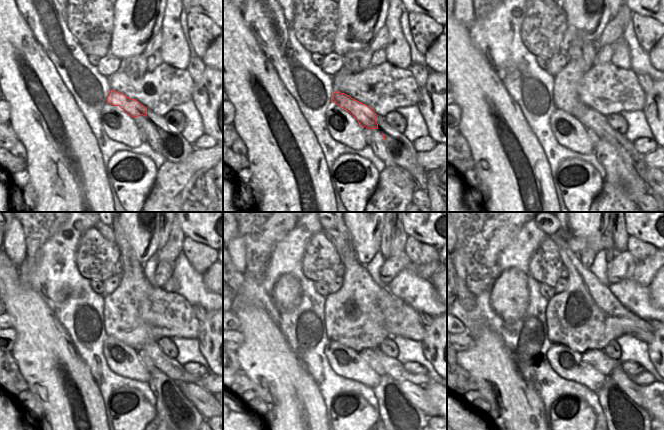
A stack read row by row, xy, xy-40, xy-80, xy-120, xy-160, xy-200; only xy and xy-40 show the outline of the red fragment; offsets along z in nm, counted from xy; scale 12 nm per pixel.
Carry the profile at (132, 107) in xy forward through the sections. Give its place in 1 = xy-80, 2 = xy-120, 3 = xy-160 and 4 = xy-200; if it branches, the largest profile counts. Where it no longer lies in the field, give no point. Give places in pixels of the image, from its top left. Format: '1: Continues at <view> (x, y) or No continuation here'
1: Continues at xy-80 (591, 119)
2: Continues at xy-120 (175, 371)
3: Continues at xy-160 (393, 368)
4: Continues at xy-200 (645, 378).

